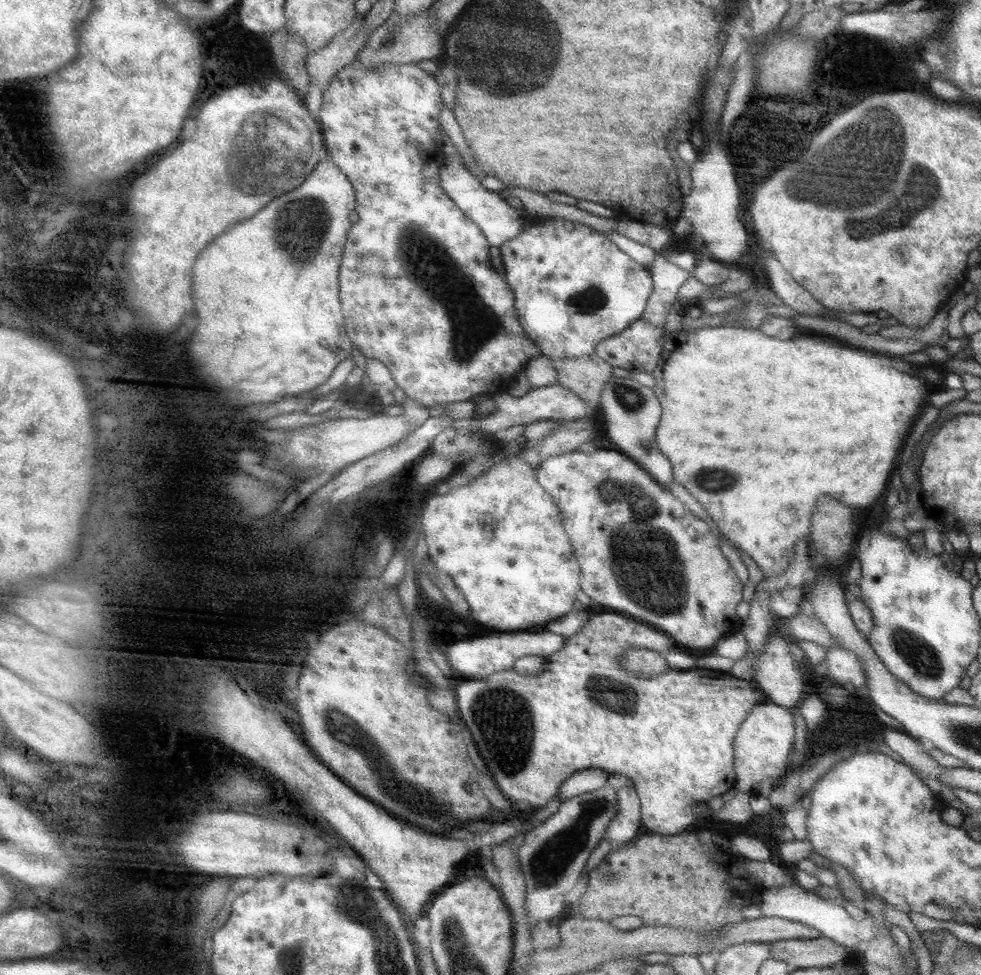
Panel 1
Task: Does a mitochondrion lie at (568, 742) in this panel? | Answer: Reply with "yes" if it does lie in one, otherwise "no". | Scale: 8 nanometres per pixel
no

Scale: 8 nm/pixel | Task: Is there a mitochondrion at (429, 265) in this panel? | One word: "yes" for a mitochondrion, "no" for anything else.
yes

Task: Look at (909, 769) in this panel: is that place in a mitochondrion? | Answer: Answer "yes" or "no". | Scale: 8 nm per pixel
no

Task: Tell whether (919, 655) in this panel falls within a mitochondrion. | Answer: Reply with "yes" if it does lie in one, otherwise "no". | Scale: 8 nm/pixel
yes

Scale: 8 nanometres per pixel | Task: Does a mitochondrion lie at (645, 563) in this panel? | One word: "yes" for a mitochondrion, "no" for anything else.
yes

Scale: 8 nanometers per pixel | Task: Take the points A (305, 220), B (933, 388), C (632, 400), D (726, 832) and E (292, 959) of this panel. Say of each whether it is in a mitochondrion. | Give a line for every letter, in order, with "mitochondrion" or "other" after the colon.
A: mitochondrion
B: other
C: mitochondrion
D: other
E: mitochondrion

